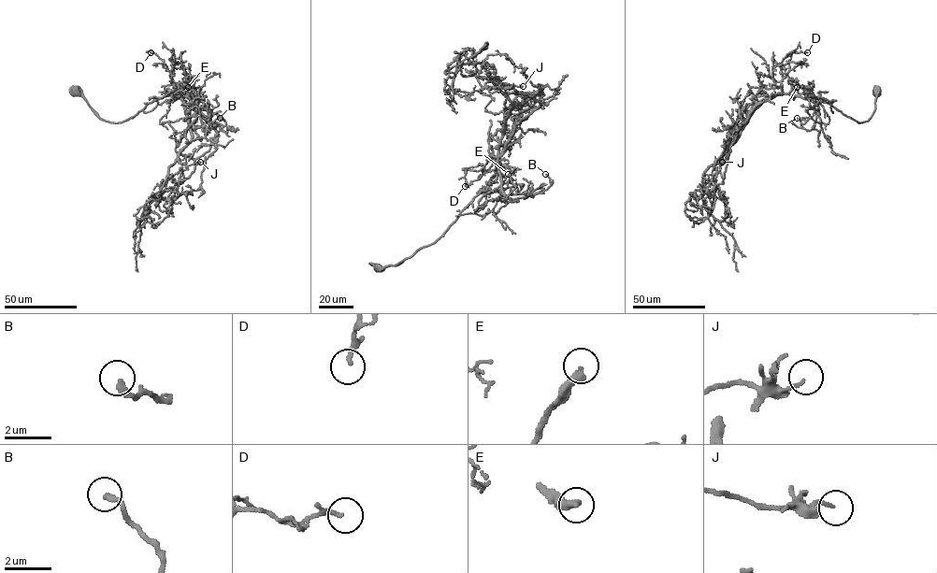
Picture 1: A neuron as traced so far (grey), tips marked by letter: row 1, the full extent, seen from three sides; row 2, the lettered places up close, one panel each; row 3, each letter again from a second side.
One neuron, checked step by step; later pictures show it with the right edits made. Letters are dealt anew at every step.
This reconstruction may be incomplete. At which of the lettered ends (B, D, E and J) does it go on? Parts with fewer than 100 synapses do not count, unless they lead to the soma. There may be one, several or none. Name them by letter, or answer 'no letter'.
no letter

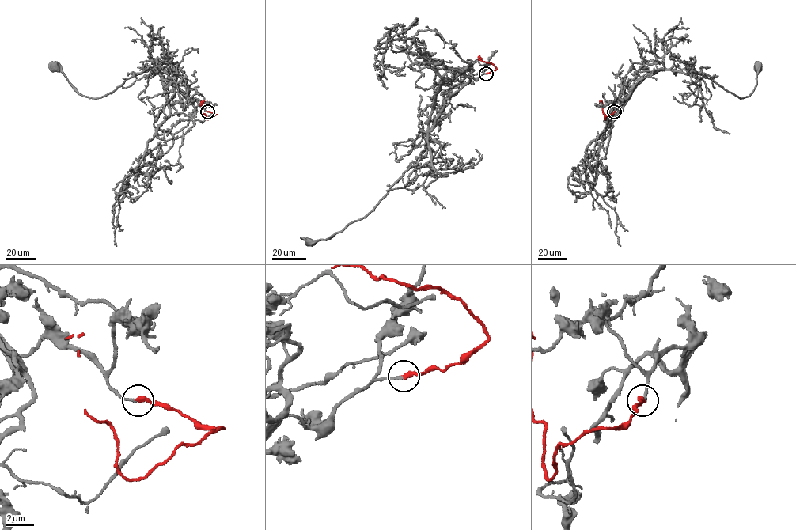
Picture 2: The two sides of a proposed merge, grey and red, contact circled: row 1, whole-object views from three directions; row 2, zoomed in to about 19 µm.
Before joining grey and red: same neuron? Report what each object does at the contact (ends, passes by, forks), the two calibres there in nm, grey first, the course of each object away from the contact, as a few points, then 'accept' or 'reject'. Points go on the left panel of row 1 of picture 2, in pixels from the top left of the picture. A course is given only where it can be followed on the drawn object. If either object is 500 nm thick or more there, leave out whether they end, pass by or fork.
grey ends there; red ends there; 180 nm thick on the grey side, 320 nm on the other; grey runs (207, 111), (195, 107), (157, 69), (157, 58), (153, 67), (97, 98), (80, 94), (56, 66); red runs (207, 111), (216, 115), (206, 119), (201, 110), (204, 100); accept

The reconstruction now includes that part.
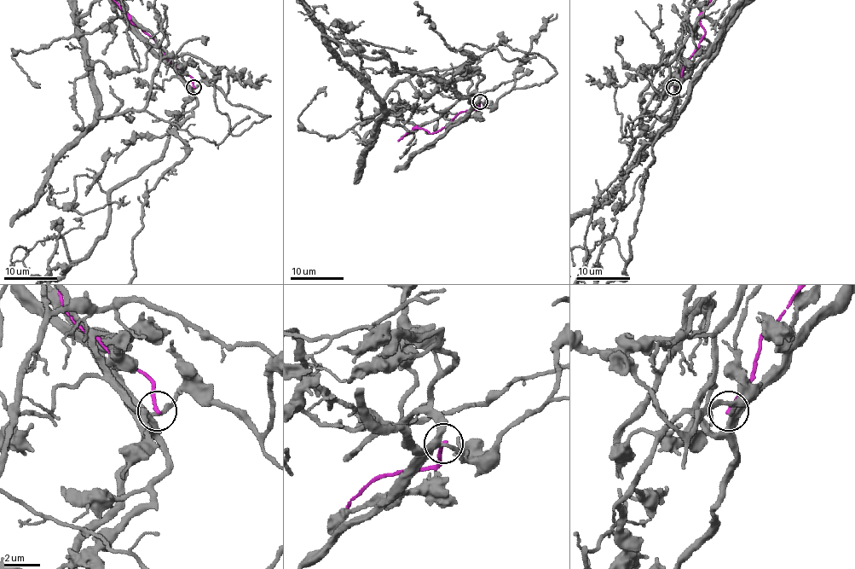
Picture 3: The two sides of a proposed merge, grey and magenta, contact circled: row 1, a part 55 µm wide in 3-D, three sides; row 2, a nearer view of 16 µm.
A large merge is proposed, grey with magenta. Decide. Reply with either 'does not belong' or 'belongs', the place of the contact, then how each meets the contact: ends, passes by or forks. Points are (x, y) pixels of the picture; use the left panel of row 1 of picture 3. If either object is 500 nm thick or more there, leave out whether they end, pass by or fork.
does not belong | (193, 87) | grey passes by | magenta ends

